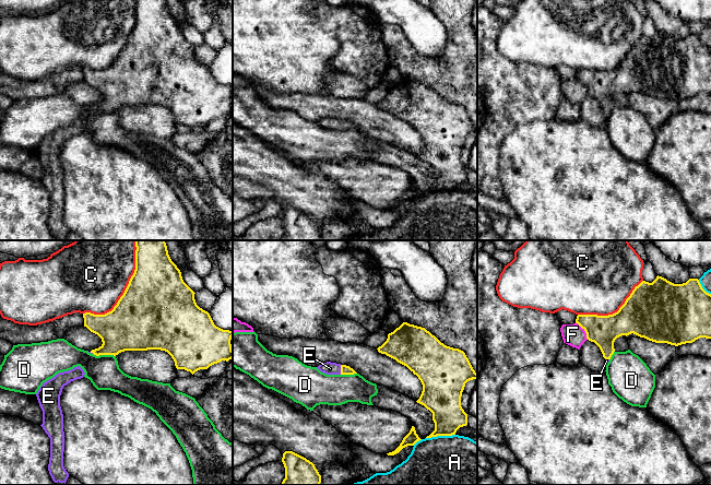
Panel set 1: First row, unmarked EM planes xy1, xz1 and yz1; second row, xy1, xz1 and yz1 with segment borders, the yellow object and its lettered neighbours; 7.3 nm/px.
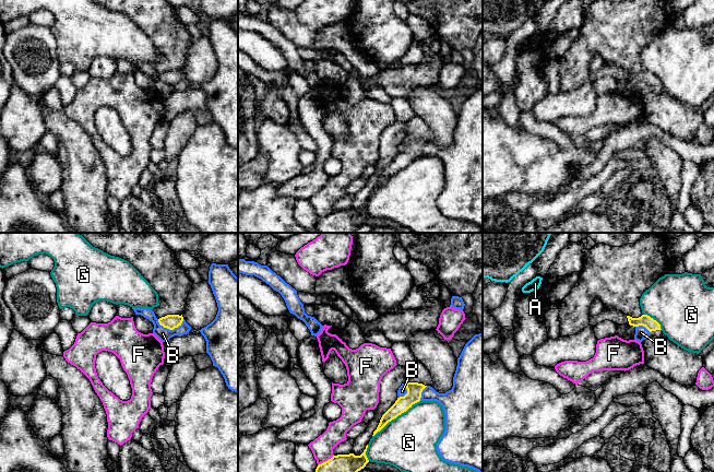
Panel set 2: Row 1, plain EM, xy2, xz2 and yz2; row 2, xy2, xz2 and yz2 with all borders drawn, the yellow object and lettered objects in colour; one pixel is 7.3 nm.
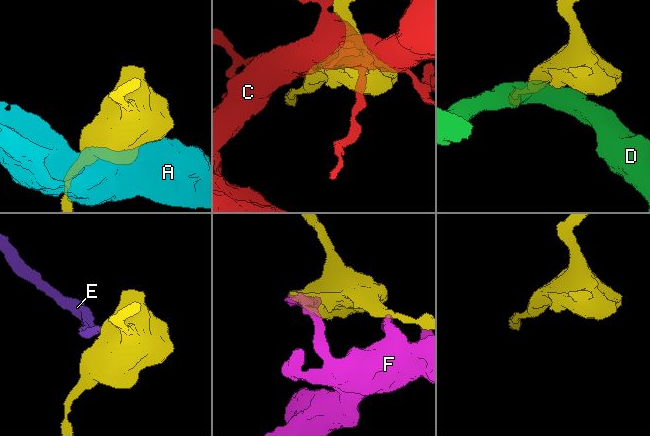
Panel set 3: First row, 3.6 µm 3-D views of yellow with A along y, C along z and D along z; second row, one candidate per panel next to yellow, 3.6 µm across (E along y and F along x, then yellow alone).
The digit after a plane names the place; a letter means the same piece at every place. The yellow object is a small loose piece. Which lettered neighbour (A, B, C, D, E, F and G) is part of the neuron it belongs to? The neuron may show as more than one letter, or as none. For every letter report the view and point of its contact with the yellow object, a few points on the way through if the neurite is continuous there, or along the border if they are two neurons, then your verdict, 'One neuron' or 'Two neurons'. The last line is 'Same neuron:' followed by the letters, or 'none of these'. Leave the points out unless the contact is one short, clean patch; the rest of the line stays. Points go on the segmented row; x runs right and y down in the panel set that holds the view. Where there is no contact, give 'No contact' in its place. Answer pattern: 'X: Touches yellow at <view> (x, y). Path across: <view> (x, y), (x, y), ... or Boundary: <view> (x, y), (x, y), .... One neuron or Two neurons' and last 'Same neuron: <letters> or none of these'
A: Touches yellow at xz1 (440, 435). Two neurons
B: Touches yellow at xy2 (170, 329). Boundary: xy2 (183, 319), (173, 329), (164, 328), (157, 321). Two neurons
C: Touches yellow at xy1 (126, 290). Two neurons
D: Touches yellow at xy1 (104, 354). Boundary: xy1 (93, 353), (96, 355), (115, 356). Two neurons
E: Touches yellow at xz1 (341, 369). Path across: xz1 (345, 369), (341, 369), (330, 368). One neuron
F: Touches yellow at yz1 (584, 330). Two neurons
G: Touches yellow at xz2 (395, 417). Two neurons
Same neuron: E

